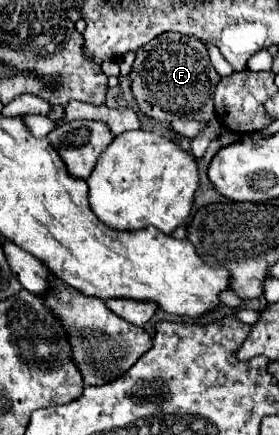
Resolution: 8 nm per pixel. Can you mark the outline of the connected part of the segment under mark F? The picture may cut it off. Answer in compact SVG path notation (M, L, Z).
M165 32L153 38L149 44L137 50L137 58L131 68L131 80L133 96L141 112L161 124L169 124L177 118L201 122L215 118L213 94L219 74L211 66L205 44L195 36Z

